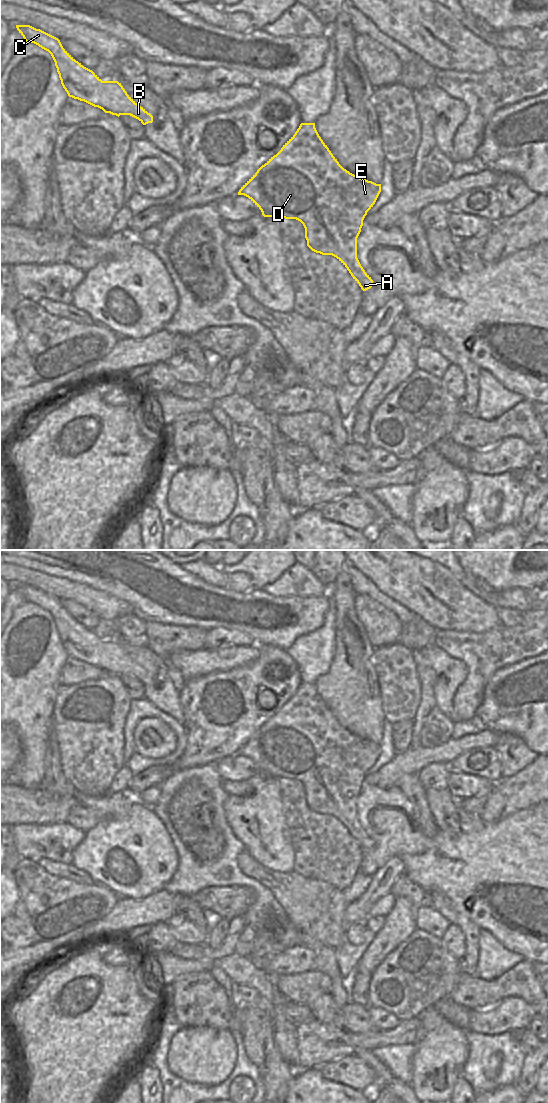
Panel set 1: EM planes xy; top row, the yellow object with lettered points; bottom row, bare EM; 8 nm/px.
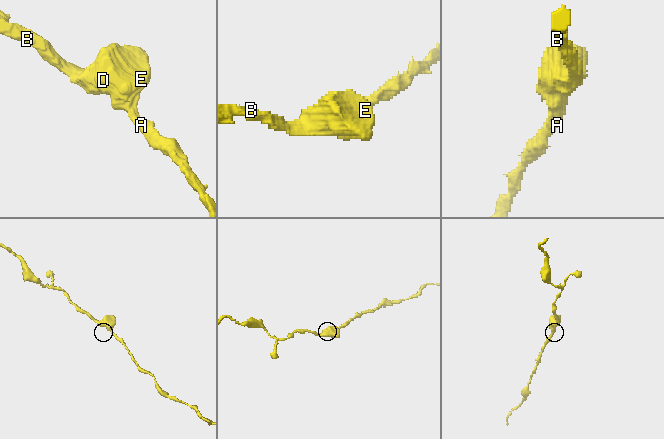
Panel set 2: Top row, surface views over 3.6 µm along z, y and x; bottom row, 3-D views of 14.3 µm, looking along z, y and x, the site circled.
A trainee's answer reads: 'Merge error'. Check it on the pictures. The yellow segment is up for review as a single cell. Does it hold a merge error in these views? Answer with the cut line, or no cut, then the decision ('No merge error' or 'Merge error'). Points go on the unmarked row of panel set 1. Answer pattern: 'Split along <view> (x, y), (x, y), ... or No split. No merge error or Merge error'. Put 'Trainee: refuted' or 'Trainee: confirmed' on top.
Trainee: refuted
No split. No merge error

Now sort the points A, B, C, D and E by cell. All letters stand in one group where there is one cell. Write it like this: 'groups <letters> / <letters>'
groups A B C D E

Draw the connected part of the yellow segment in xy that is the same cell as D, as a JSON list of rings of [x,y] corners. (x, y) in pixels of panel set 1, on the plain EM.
[[[301,683],[295,694],[241,747],[238,755],[248,757],[264,777],[296,779],[305,788],[307,806],[314,812],[336,817],[349,831],[363,851],[373,846],[357,818],[357,798],[367,772],[375,764],[381,744],[362,739],[344,729],[319,696],[315,683]]]

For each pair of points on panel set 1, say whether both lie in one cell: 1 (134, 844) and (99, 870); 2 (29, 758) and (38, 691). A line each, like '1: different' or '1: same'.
1: same
2: same

